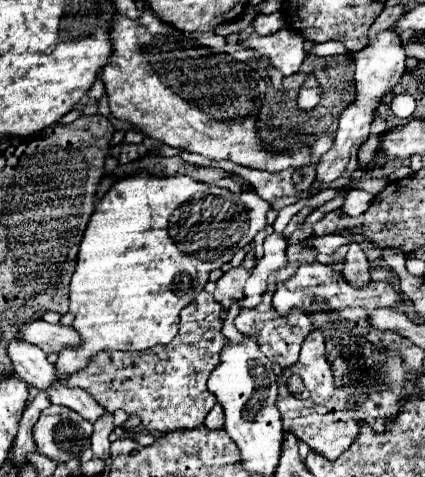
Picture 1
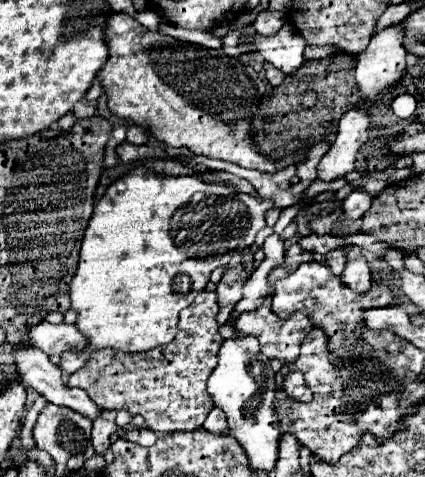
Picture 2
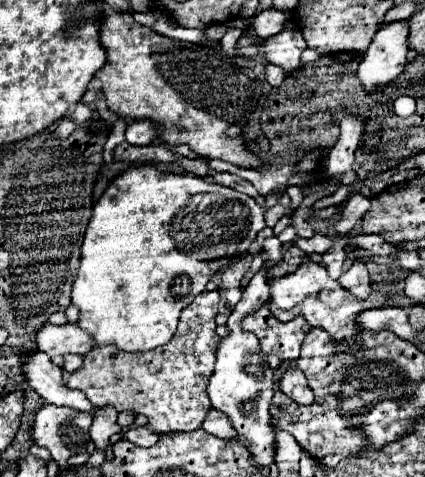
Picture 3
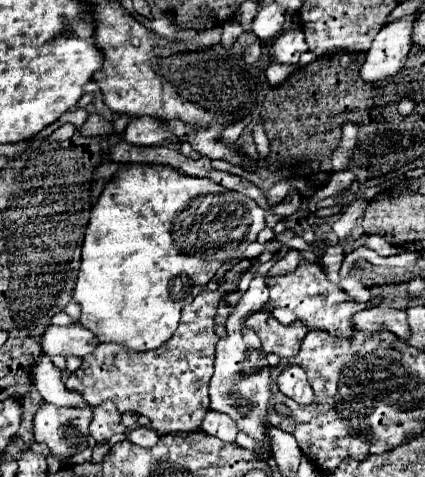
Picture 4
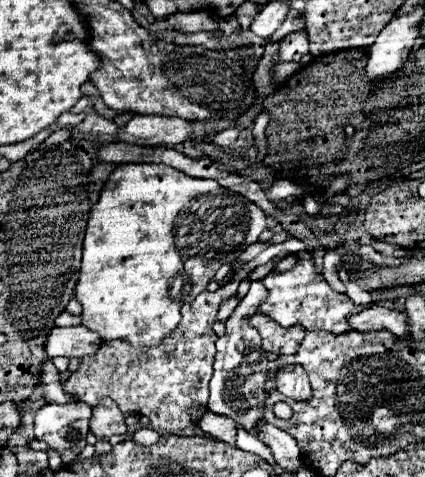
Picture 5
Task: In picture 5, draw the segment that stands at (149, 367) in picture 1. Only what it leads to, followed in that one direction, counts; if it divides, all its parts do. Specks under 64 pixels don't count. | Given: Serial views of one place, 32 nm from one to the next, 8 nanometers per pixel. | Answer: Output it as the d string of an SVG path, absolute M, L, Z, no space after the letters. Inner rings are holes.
M294 237L286 241L268 246L257 257L246 264L246 268L242 268L228 284L224 284L222 288L218 288L216 292L208 292L204 290L200 296L194 298L194 302L184 304L182 308L182 320L178 324L178 328L172 332L172 336L168 336L168 340L164 340L164 344L156 346L156 348L132 348L120 340L114 342L104 342L98 352L94 356L84 356L82 364L78 366L76 372L72 372L68 376L68 380L64 382L64 390L72 392L74 396L80 396L82 402L96 406L100 400L104 398L112 398L120 412L130 412L130 414L142 414L146 418L150 418L150 424L160 432L168 432L168 434L176 434L180 430L188 430L198 426L200 418L204 416L204 412L208 410L208 382L212 378L212 360L214 360L214 342L218 340L218 336L212 330L212 324L216 322L216 312L220 308L220 302L228 296L228 294L236 294L238 290L238 282L250 274L254 268L259 265L266 264L275 257L283 257L286 254L296 253L290 252L290 242L298 240Z

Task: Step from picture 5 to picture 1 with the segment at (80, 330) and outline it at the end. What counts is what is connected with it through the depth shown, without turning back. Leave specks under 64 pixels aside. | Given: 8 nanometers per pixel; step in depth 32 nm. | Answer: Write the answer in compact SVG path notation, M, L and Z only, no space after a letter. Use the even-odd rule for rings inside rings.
M32 320L16 328L22 340L36 344L46 354L48 352L58 354L62 348L72 348L80 344L80 336L72 326L58 326L58 324L48 324L44 320Z

